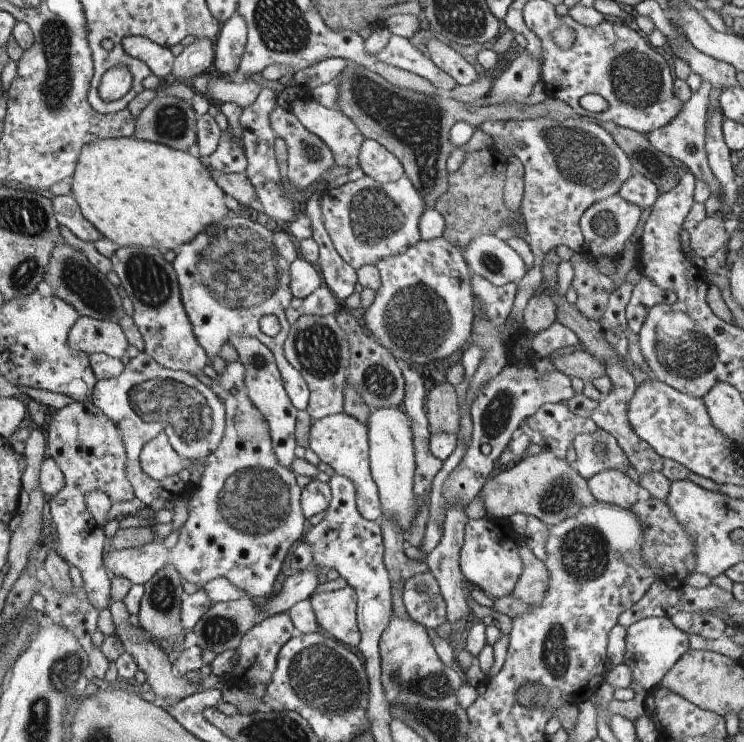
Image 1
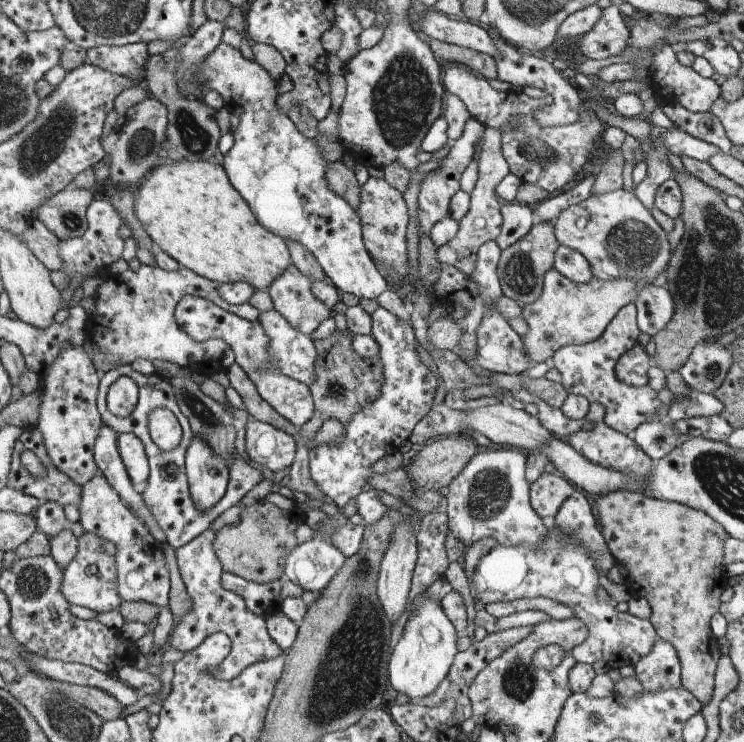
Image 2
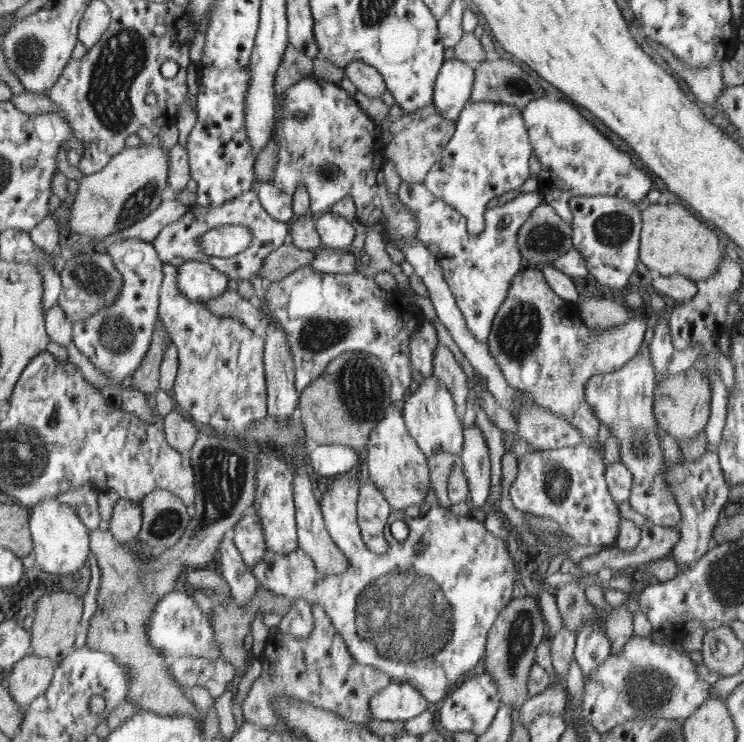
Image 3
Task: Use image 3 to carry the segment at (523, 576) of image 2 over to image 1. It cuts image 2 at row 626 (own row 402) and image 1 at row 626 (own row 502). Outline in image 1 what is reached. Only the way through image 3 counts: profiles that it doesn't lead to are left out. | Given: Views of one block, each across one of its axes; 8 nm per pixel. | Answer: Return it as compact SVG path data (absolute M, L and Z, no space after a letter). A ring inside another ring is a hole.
M650 617L627 628L625 662L632 670L633 681L649 691L661 684L662 677L689 650L689 634L680 630L670 617Z

